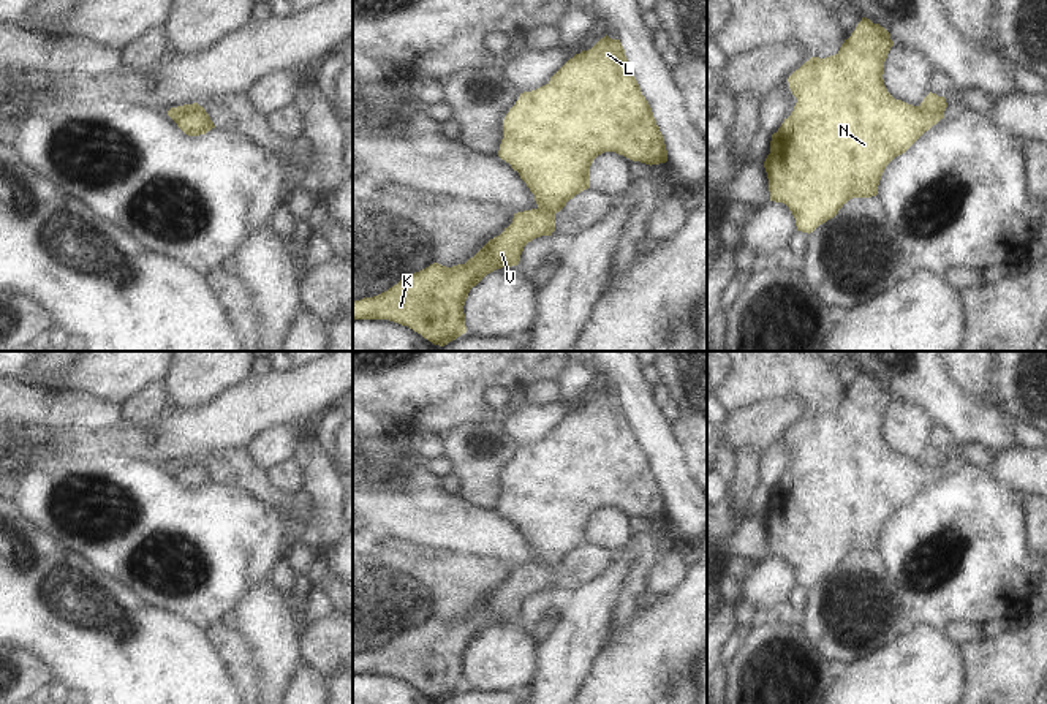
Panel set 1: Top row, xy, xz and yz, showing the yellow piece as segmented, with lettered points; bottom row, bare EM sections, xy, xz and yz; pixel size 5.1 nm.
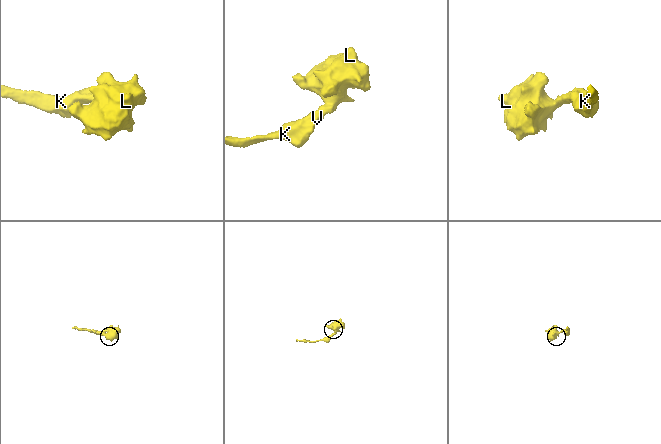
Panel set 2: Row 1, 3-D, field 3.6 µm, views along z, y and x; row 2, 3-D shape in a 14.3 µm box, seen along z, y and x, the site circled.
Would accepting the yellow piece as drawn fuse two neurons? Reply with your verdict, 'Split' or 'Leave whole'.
Split.

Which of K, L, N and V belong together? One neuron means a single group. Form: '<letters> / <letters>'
K V / L N

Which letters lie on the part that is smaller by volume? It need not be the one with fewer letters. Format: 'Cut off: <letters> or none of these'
Cut off: K, V

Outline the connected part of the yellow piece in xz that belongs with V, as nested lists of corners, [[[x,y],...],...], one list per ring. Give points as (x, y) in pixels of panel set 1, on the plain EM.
[[[542,563],[517,566],[512,577],[500,590],[490,593],[465,619],[446,622],[433,617],[419,626],[403,631],[397,639],[378,650],[353,655],[353,674],[389,674],[408,680],[433,699],[444,701],[467,687],[463,660],[470,644],[487,628],[501,622],[517,620],[528,596],[541,590],[552,590],[554,585],[555,571],[552,566]]]

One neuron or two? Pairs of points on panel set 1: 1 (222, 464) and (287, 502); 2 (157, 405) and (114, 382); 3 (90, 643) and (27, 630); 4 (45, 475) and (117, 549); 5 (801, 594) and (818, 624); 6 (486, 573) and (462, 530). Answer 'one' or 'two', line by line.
1: one
2: two
3: one
4: one
5: two
6: two

